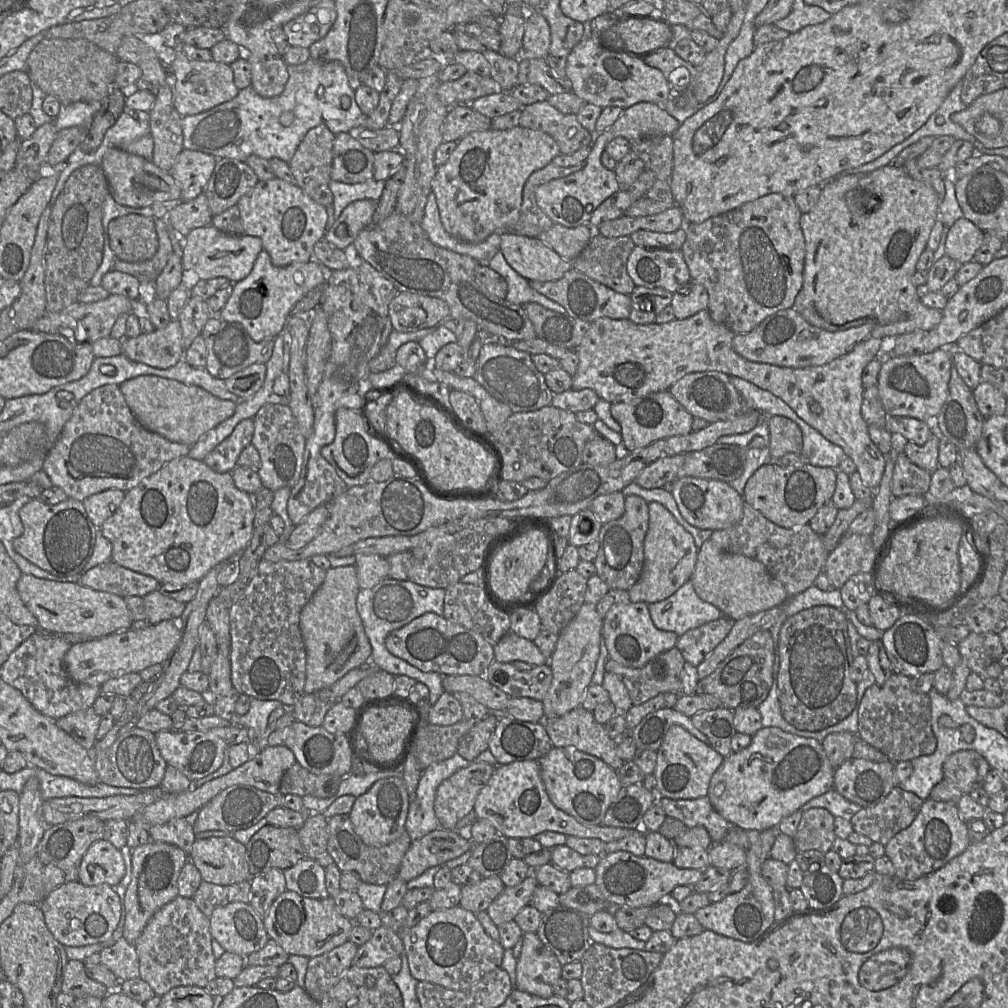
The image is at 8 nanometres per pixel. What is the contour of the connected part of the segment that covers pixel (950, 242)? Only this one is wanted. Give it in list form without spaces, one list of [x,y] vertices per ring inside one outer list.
[[[962,217],[954,222],[948,231],[945,253],[959,265],[973,260],[983,243],[984,232],[973,222]]]

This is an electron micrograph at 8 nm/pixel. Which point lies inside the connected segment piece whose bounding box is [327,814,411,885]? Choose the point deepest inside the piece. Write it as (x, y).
(375, 865)

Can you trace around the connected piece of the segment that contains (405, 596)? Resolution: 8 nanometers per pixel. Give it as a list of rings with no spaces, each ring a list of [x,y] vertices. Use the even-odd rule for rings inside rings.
[[[387,577],[372,588],[360,589],[356,599],[357,612],[372,649],[370,663],[393,676],[405,675],[413,678],[416,682],[425,684],[429,689],[430,705],[435,704],[444,692],[442,675],[436,672],[423,672],[392,655],[385,646],[385,639],[390,632],[401,628],[425,613],[433,612],[443,616],[444,597],[445,589],[426,587],[409,580],[395,580]]]

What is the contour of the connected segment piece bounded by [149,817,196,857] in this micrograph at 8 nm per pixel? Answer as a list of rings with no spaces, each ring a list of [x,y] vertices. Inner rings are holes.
[[[191,817],[177,818],[165,824],[151,826],[149,835],[152,841],[165,842],[179,847],[187,853],[188,857],[196,839]]]

